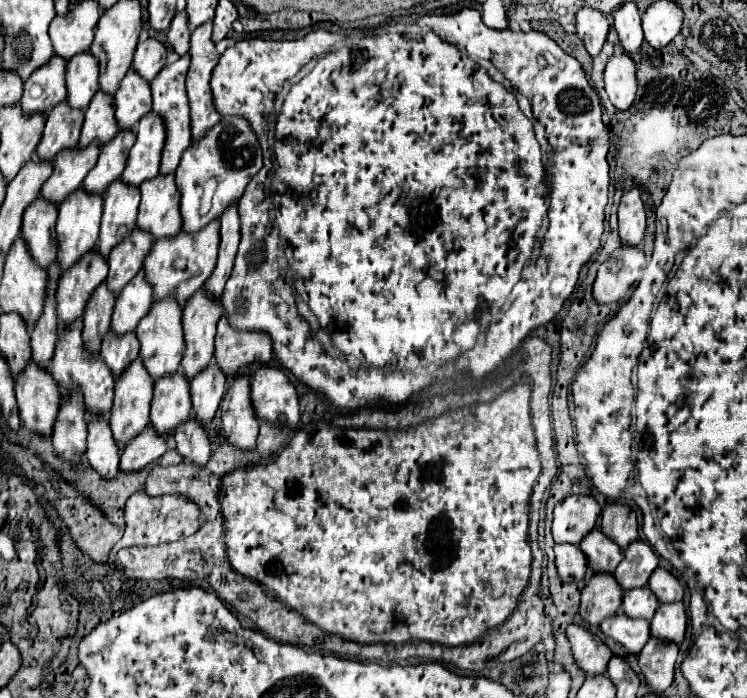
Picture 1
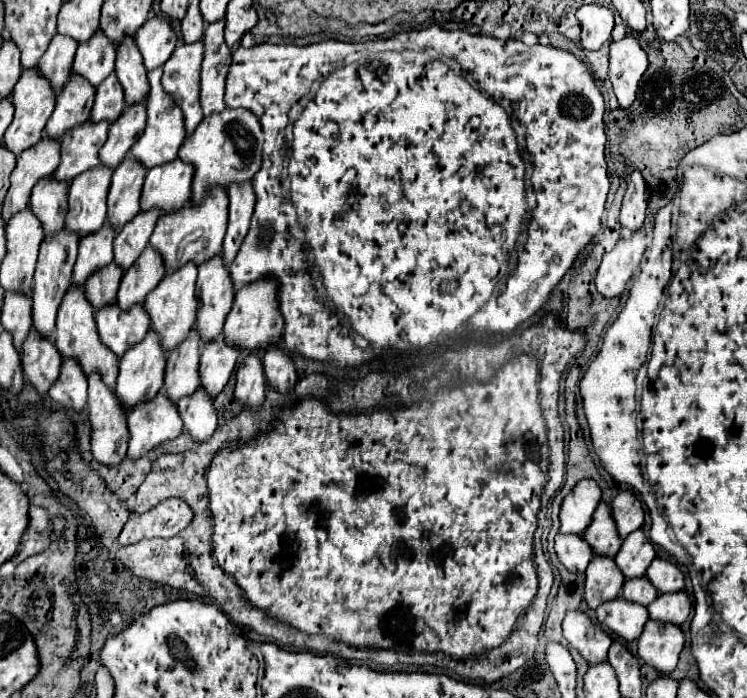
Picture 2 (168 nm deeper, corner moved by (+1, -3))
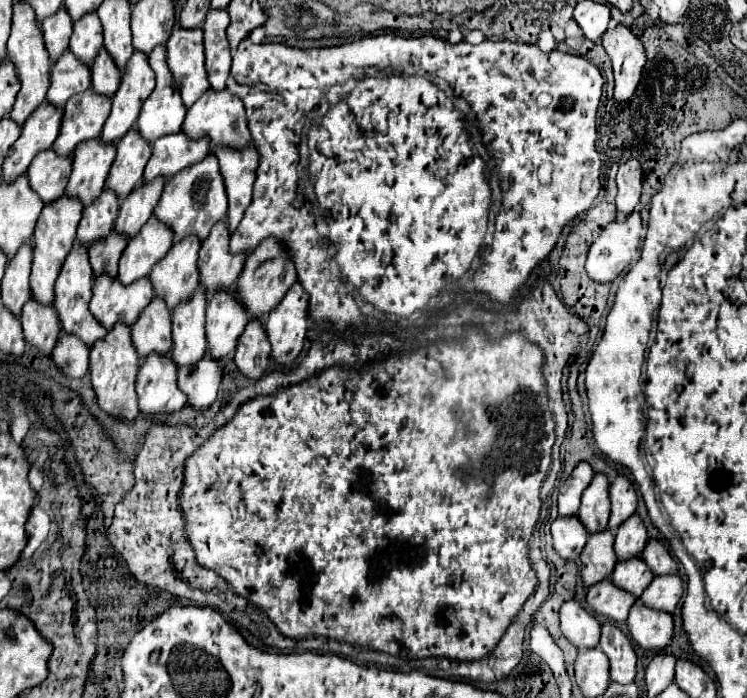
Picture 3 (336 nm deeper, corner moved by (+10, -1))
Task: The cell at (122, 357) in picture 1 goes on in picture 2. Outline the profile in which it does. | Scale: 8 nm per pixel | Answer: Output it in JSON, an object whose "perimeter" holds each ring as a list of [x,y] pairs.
{"perimeter":[[[107,305],[95,313],[101,343],[121,357],[129,347],[143,341],[149,331],[149,315],[143,305],[131,311],[121,311],[117,305]]]}

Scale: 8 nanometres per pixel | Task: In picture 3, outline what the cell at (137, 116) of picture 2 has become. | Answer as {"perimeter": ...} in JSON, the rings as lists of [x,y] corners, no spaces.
{"perimeter":[[[136,49],[132,53],[130,61],[126,63],[126,73],[122,73],[120,87],[118,87],[118,91],[112,97],[112,113],[110,113],[110,117],[104,123],[104,129],[102,129],[102,135],[100,135],[102,141],[106,141],[106,143],[120,141],[122,135],[136,123],[138,113],[142,109],[142,103],[146,101],[146,97],[152,91],[154,91],[154,71],[150,69],[150,65],[146,61],[146,55],[144,53],[138,53],[138,49]]]}

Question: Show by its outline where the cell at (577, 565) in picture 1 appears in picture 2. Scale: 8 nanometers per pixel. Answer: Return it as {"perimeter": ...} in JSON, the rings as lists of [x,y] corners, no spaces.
{"perimeter":[[[557,535],[555,553],[571,573],[585,573],[587,563],[593,559],[593,551],[581,535]]]}

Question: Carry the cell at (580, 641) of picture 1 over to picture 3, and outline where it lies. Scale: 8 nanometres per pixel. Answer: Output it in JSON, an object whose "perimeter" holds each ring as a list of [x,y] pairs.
{"perimeter":[[[570,599],[560,609],[560,629],[564,637],[578,649],[592,649],[600,639],[600,621],[590,615],[576,599]]]}

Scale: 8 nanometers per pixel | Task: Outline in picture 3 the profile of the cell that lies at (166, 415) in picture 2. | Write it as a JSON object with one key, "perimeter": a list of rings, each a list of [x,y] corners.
{"perimeter":[[[152,353],[140,367],[136,381],[138,405],[142,413],[172,413],[186,405],[186,395],[178,389],[178,365],[170,353]]]}

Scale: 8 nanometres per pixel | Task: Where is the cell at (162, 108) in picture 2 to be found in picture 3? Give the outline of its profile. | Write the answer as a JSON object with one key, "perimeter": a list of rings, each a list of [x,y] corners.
{"perimeter":[[[158,45],[154,53],[150,53],[150,67],[156,73],[156,89],[144,101],[138,131],[146,141],[156,141],[162,135],[178,133],[186,115],[186,107],[182,105],[182,97],[178,97],[178,89],[174,79],[170,77],[170,69],[166,69],[166,47]]]}

